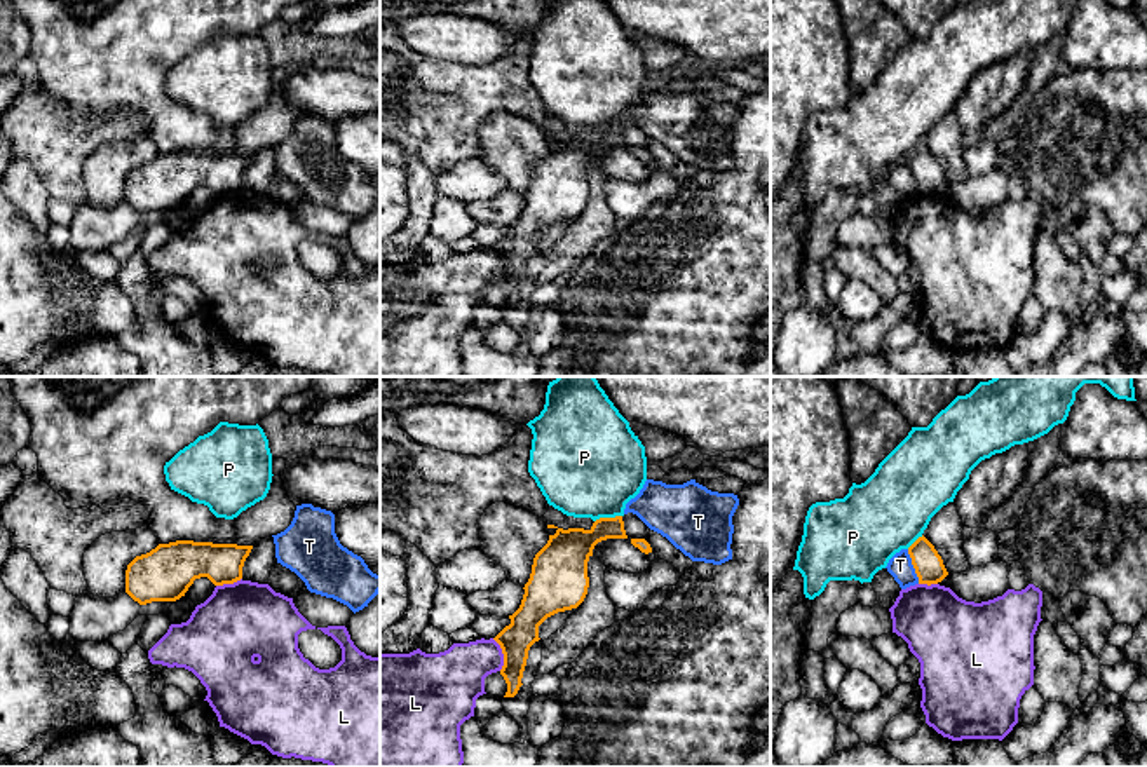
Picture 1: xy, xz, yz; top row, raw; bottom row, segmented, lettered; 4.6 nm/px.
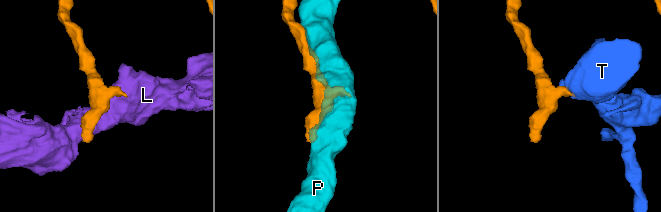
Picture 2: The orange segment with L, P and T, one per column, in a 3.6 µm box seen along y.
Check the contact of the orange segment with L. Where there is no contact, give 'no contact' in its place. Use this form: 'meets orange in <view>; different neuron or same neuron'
meets orange in xz; different neuron

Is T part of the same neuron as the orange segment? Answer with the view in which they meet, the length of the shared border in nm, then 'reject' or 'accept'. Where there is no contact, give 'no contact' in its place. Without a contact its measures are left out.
yz | 170 nm | reject

